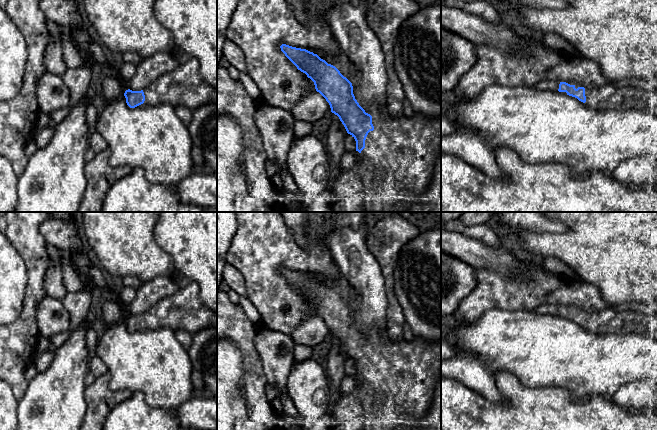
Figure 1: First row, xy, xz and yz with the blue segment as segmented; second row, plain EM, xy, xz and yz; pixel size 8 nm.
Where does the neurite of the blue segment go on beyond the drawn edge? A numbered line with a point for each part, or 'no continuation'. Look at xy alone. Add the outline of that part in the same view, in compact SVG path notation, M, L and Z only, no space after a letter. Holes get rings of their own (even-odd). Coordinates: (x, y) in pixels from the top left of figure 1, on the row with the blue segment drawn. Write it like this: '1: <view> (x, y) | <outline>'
1: xy (184, 86) | M191 56L173 71L161 75L143 90L145 101L140 106L169 103L193 111L217 102L217 88L203 80L199 67L198 60Z

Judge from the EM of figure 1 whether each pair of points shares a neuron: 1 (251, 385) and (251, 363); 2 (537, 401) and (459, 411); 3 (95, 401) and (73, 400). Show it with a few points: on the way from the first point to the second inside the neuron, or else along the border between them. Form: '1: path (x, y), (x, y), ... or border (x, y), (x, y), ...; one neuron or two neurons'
1: path (251, 380), (251, 368); one neuron
2: path (518, 411), (478, 411); one neuron
3: border (86, 386), (84, 390), (85, 415), (82, 419); two neurons

